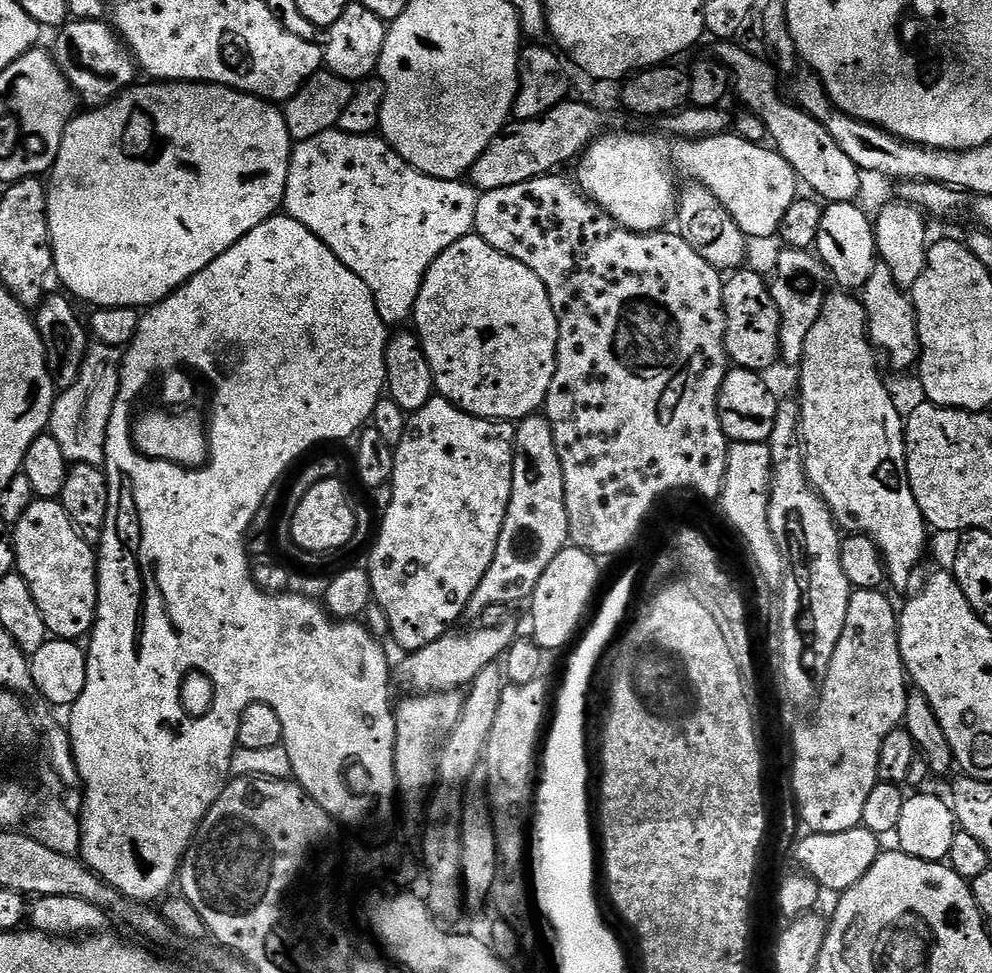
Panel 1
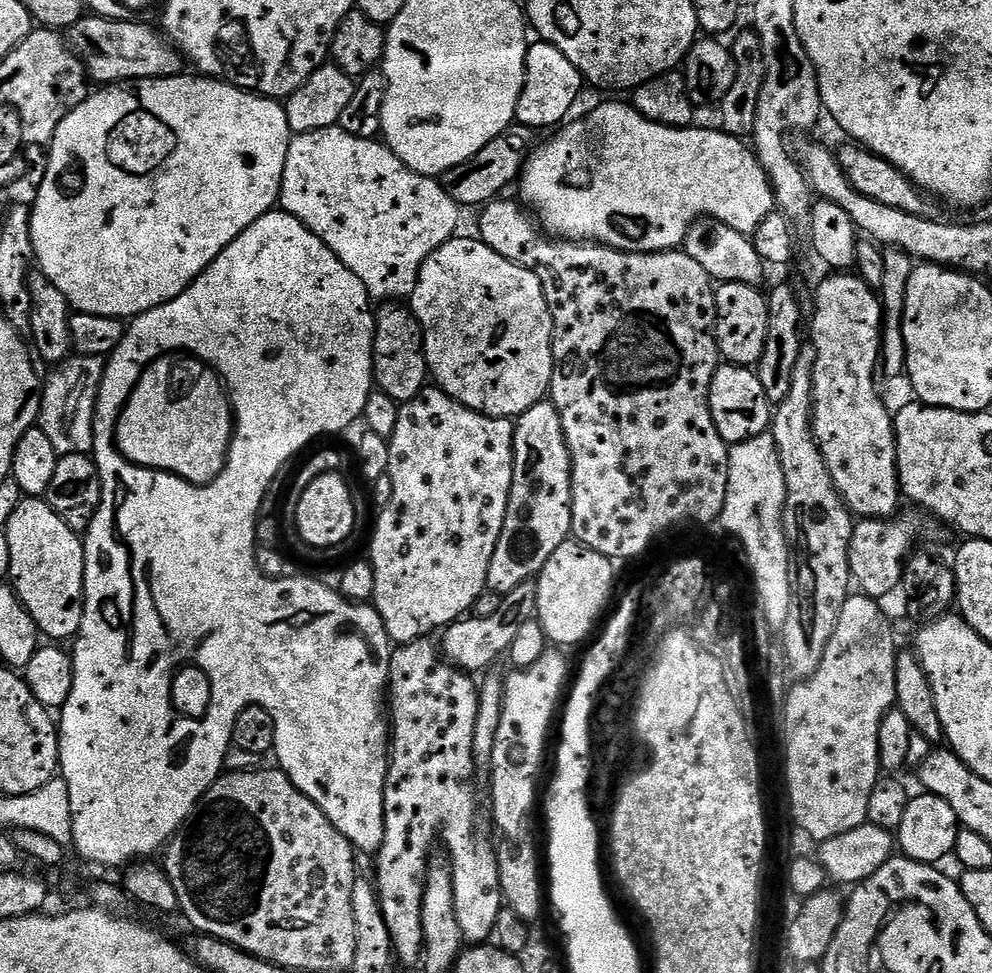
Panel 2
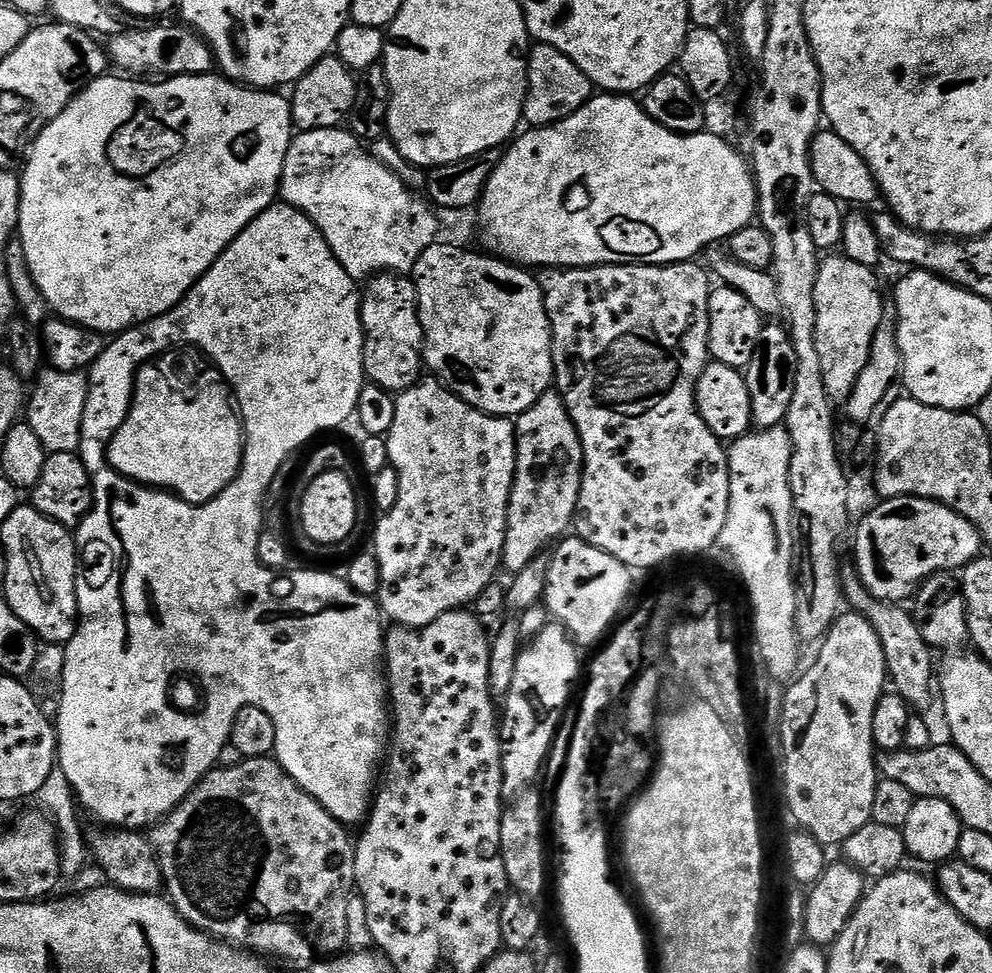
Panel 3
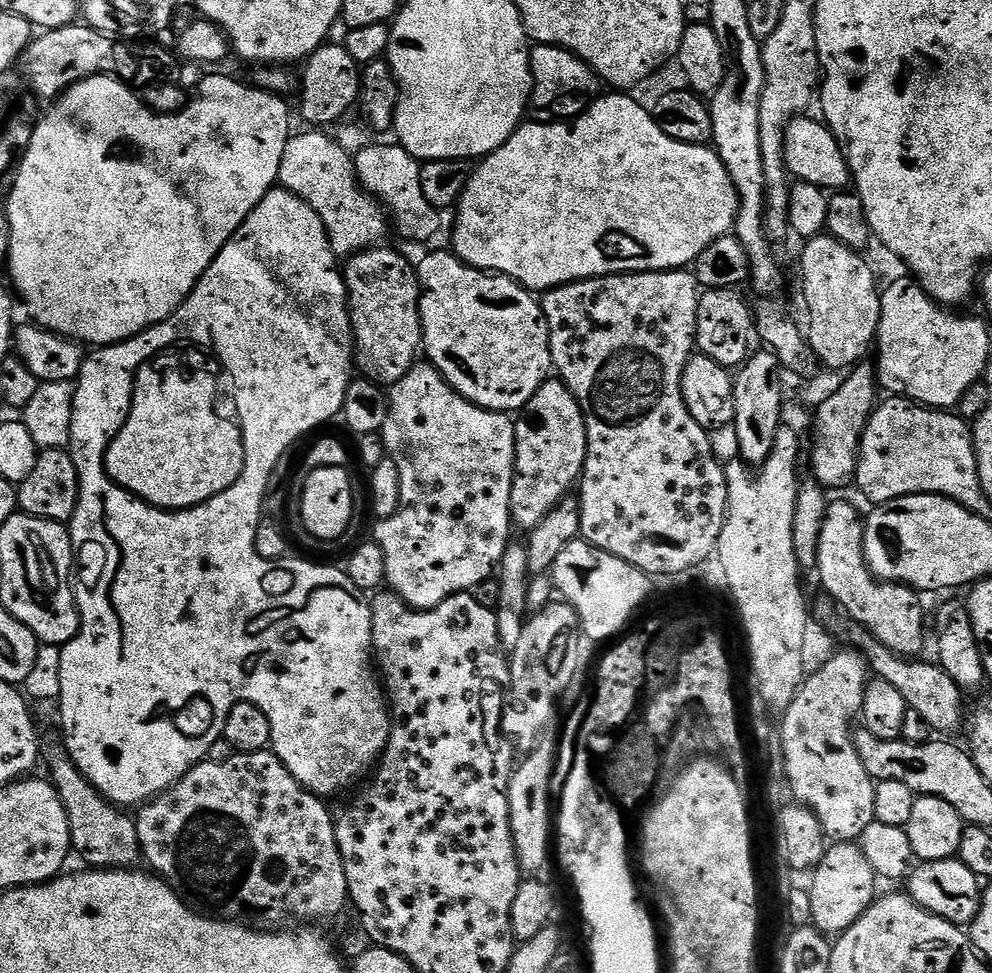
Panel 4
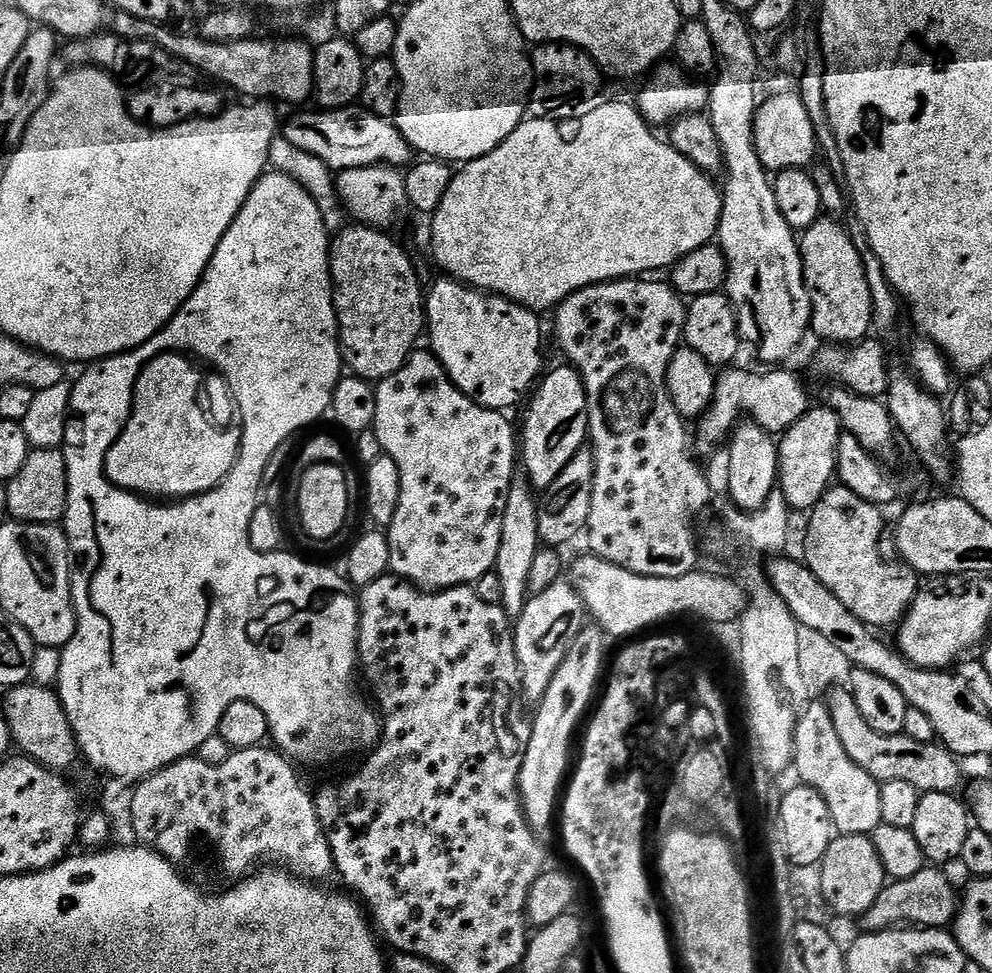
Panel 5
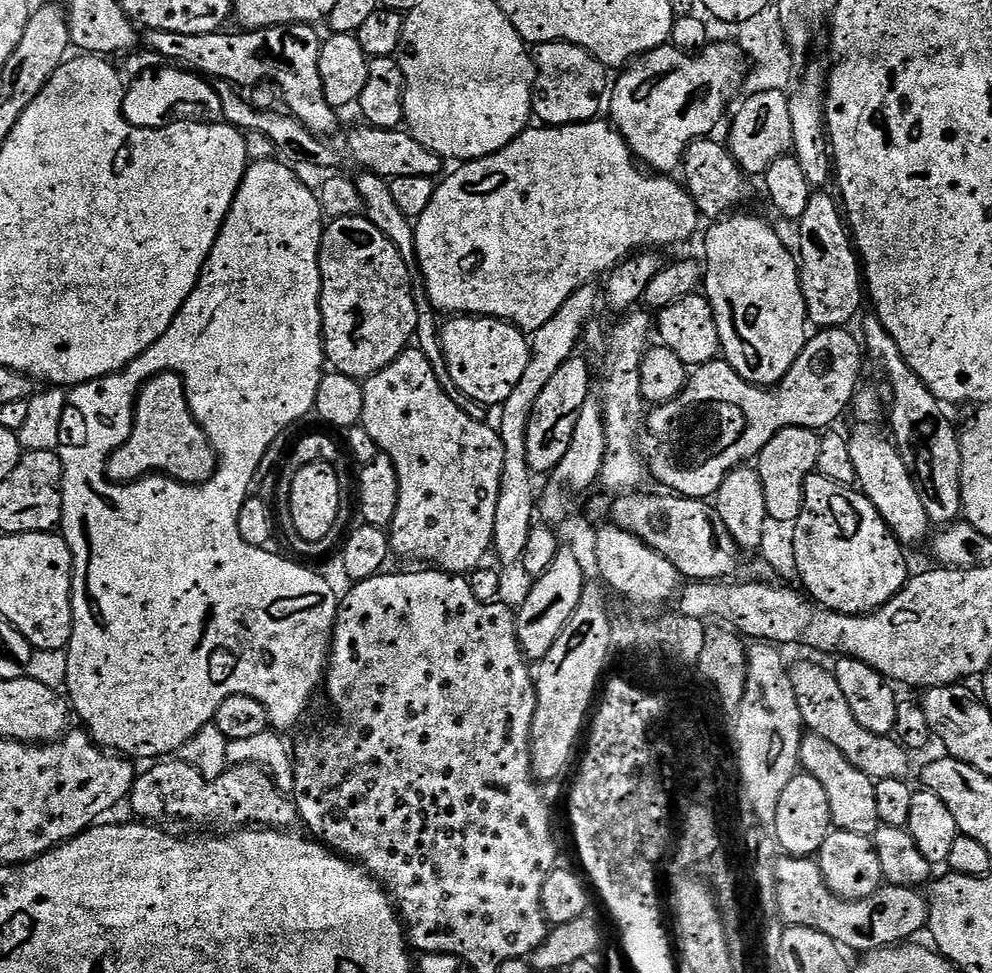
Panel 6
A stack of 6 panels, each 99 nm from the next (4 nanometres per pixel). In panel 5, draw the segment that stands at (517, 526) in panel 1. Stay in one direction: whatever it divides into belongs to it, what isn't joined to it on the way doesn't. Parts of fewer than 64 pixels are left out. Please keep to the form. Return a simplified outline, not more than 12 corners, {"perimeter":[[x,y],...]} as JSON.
{"perimeter":[[575,368],[527,401],[522,468],[548,489],[589,439]]}

